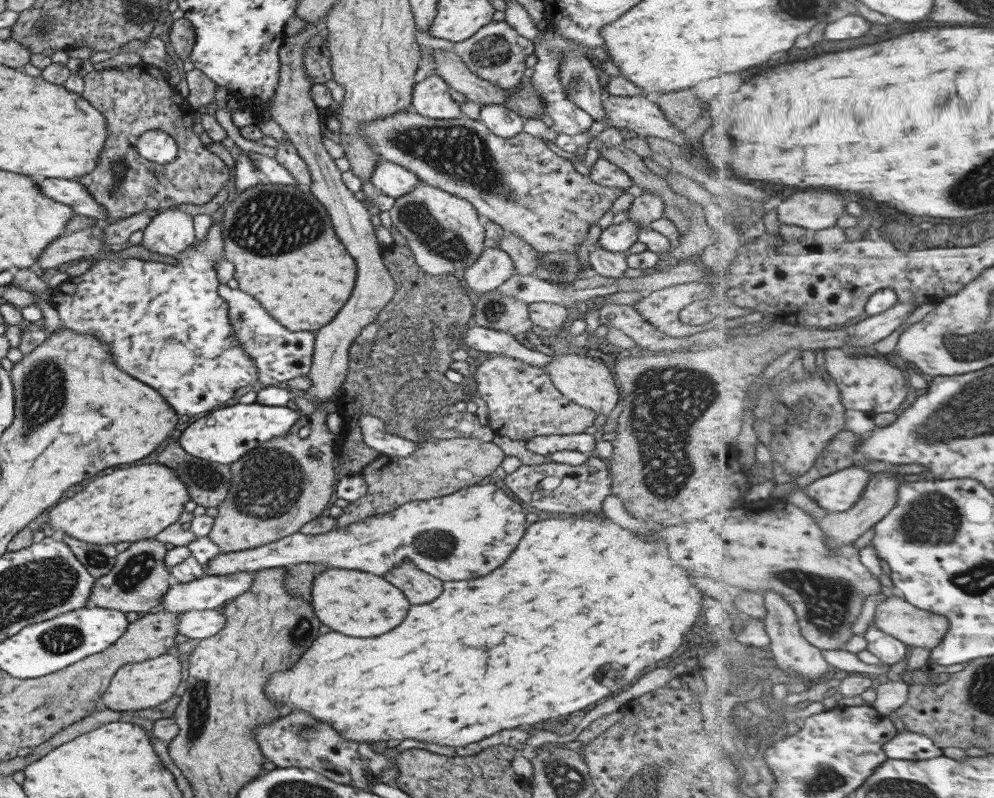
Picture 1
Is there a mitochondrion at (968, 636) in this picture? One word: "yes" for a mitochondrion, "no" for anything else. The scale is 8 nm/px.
no

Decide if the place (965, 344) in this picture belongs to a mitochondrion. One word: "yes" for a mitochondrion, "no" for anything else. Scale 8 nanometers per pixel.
yes

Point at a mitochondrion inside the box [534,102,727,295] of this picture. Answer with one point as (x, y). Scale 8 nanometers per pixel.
(560, 269)

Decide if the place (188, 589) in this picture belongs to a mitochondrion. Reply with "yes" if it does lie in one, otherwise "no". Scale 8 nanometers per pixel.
no

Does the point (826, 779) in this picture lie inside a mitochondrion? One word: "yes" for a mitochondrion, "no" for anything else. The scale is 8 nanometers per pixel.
yes

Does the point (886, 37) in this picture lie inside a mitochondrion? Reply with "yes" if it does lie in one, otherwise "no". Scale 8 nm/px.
no

